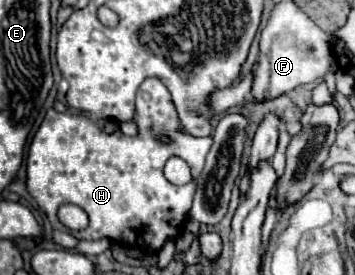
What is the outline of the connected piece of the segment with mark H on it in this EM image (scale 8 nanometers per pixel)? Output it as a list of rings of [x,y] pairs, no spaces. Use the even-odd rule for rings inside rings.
[[[145,79],[139,87],[135,100],[134,122],[139,127],[139,133],[135,137],[127,137],[121,131],[105,133],[101,131],[91,119],[77,113],[59,113],[55,109],[49,109],[45,115],[45,121],[41,123],[39,131],[35,133],[29,155],[27,155],[27,191],[37,201],[37,205],[45,211],[49,217],[53,229],[65,229],[65,225],[59,221],[57,211],[61,205],[73,203],[87,211],[89,225],[81,233],[73,233],[77,239],[111,239],[123,245],[135,245],[143,247],[151,253],[159,253],[167,241],[173,241],[189,215],[195,183],[187,183],[185,187],[175,187],[163,177],[163,165],[171,155],[181,157],[189,167],[193,179],[201,175],[201,169],[205,165],[207,151],[213,145],[211,137],[189,137],[181,129],[181,121],[177,121],[177,109],[173,109],[173,101],[169,97],[169,89],[157,79]],[[159,135],[167,135],[173,141],[169,145],[159,143]]]

